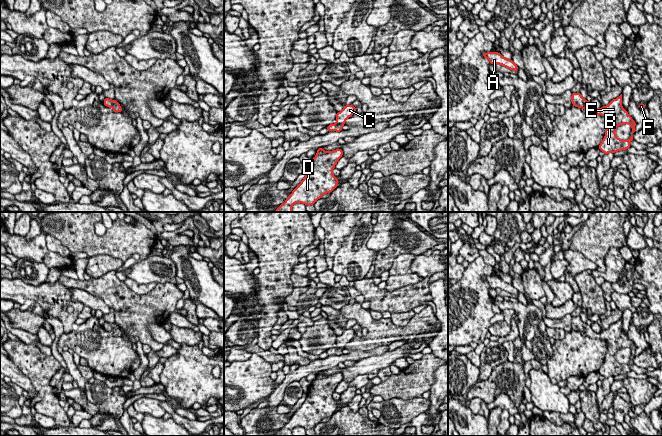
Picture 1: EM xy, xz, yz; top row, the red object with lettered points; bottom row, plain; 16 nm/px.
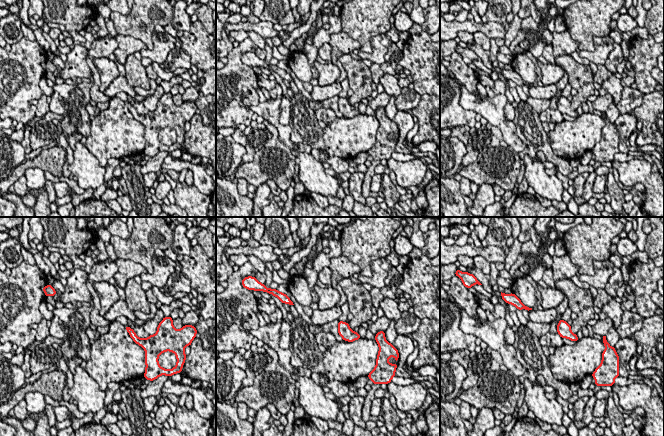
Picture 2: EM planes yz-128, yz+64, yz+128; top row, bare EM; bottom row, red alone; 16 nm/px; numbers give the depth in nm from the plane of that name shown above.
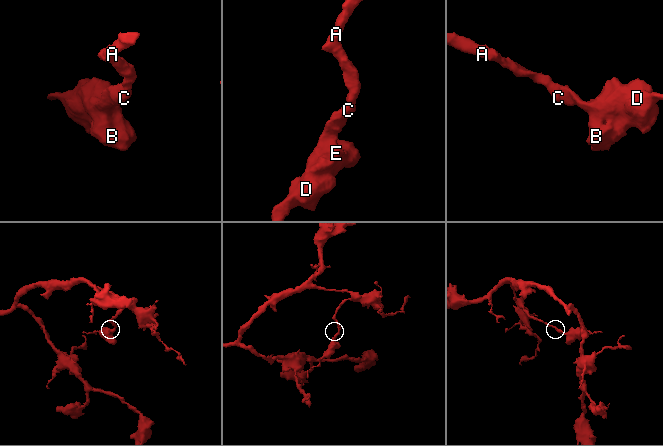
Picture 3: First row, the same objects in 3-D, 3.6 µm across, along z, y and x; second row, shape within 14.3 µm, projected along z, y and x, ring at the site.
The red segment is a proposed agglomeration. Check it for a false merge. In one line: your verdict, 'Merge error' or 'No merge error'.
No merge error

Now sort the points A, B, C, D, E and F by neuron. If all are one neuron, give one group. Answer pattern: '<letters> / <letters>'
A B C D E F

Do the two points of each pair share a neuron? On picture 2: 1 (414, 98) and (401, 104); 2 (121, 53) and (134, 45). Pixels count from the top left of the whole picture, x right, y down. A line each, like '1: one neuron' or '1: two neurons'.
1: one neuron
2: one neuron

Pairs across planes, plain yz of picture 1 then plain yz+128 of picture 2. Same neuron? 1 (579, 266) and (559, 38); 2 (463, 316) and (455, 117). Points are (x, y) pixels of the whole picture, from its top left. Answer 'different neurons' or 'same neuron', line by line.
1: same neuron
2: same neuron

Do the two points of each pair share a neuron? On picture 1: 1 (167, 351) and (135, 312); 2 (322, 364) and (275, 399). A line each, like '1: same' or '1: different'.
1: different
2: same

